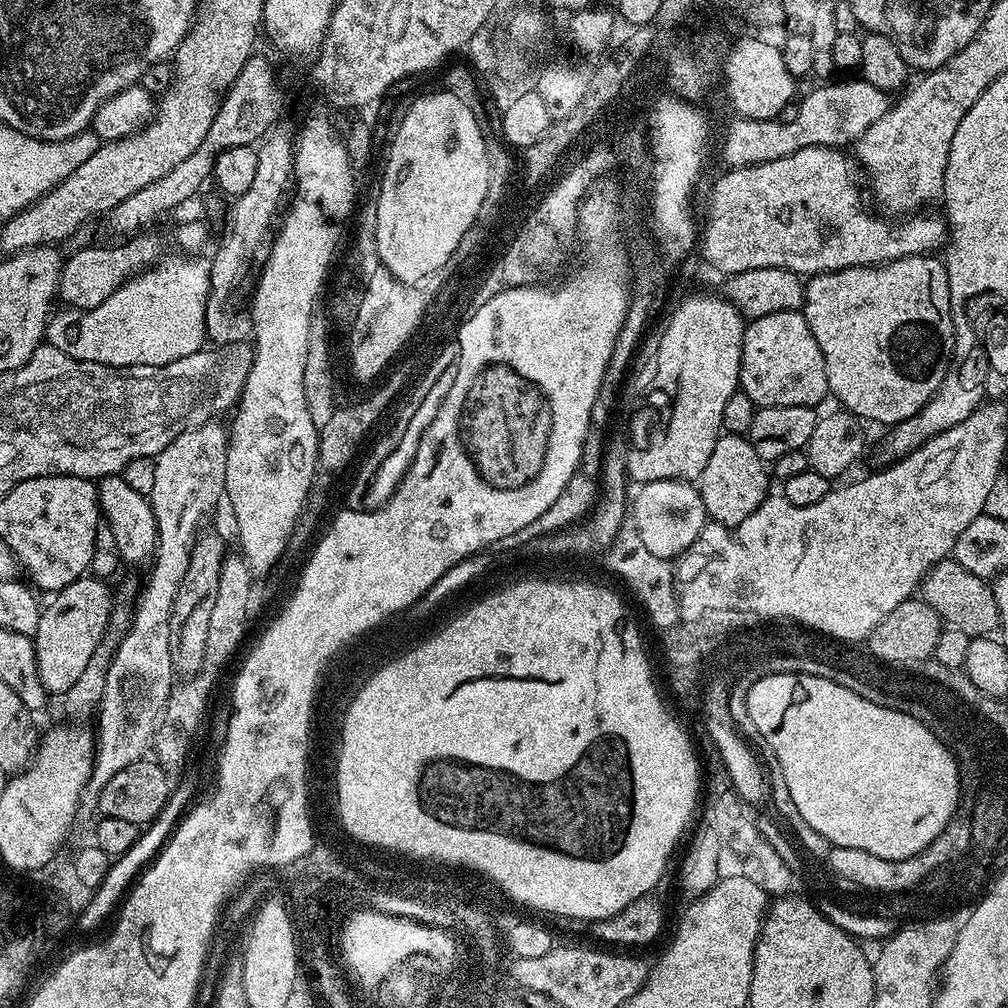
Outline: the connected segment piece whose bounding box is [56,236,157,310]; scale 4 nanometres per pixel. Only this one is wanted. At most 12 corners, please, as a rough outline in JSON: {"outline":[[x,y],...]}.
{"outline":[[156,240],[80,248],[61,263],[59,303],[96,308],[134,270],[151,265]]}

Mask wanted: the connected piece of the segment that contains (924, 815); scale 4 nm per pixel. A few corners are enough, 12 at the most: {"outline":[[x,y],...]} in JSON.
{"outline":[[822,675],[746,698],[798,813],[899,862],[944,833],[953,749]]}

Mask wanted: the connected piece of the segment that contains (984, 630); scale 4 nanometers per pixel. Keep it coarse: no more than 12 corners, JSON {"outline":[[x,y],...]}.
{"outline":[[955,558],[918,585],[945,625],[969,638],[1000,627],[989,585]]}

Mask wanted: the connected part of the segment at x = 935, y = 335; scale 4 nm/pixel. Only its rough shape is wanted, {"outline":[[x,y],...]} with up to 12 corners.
{"outline":[[935,255],[817,272],[829,393],[910,418],[942,379]]}

